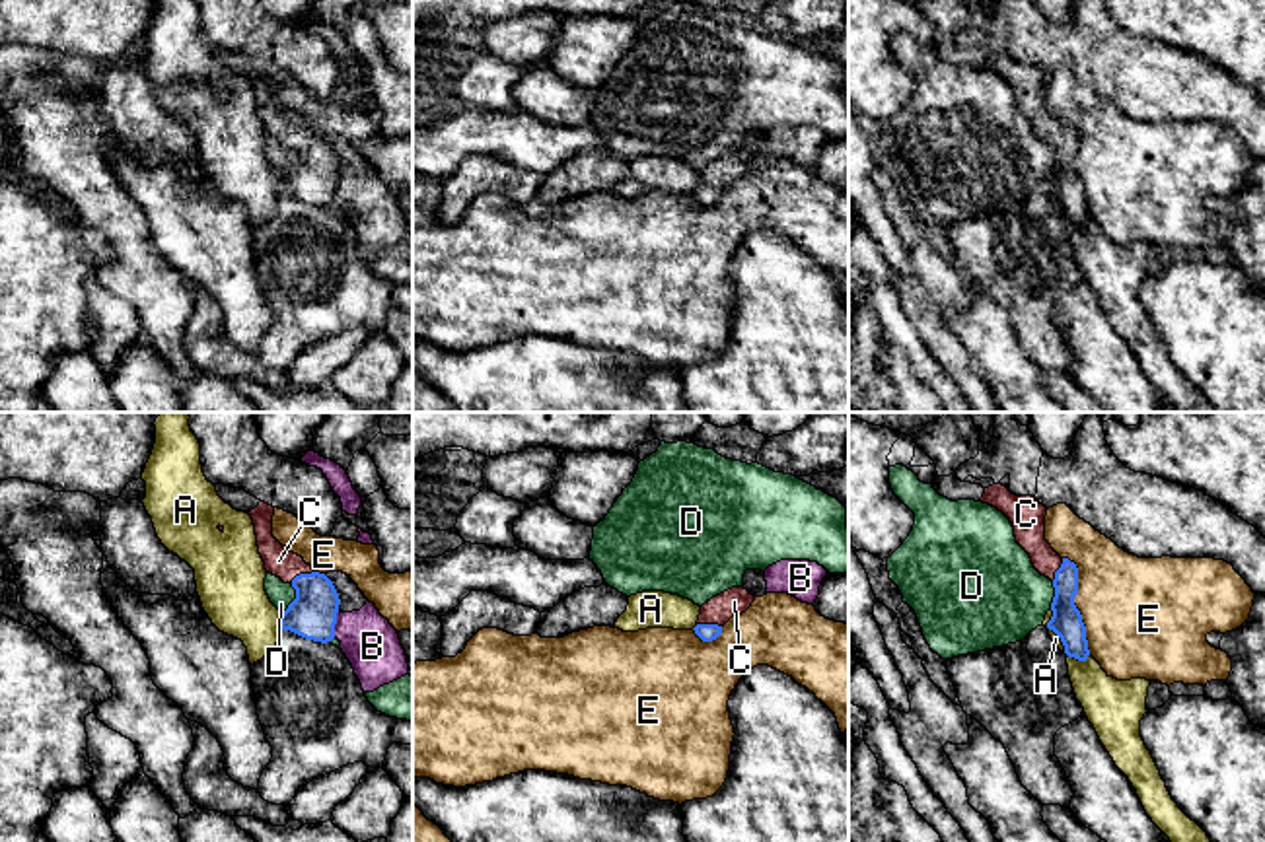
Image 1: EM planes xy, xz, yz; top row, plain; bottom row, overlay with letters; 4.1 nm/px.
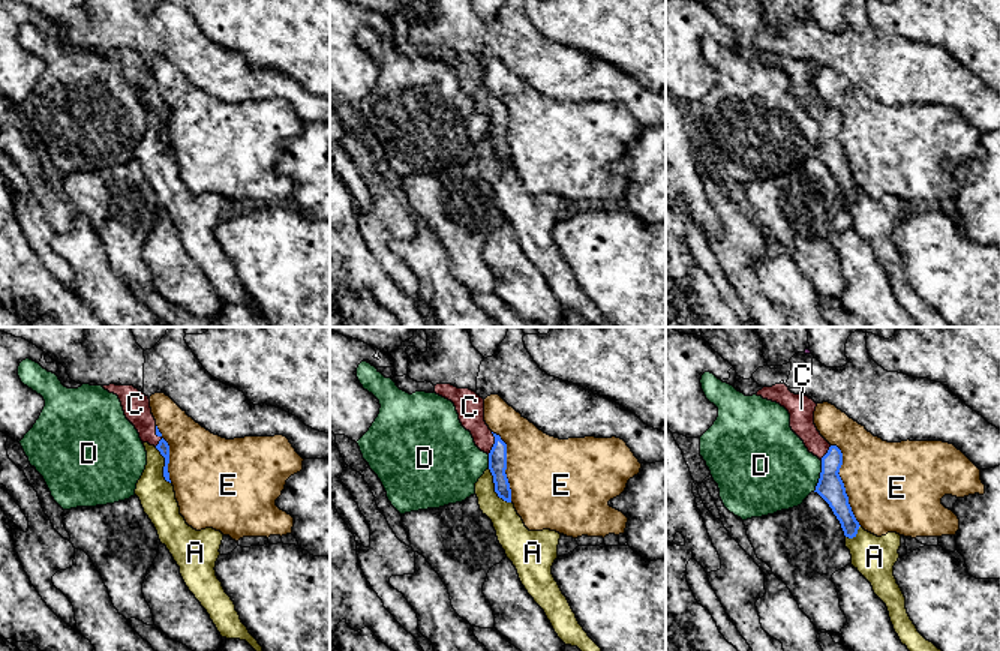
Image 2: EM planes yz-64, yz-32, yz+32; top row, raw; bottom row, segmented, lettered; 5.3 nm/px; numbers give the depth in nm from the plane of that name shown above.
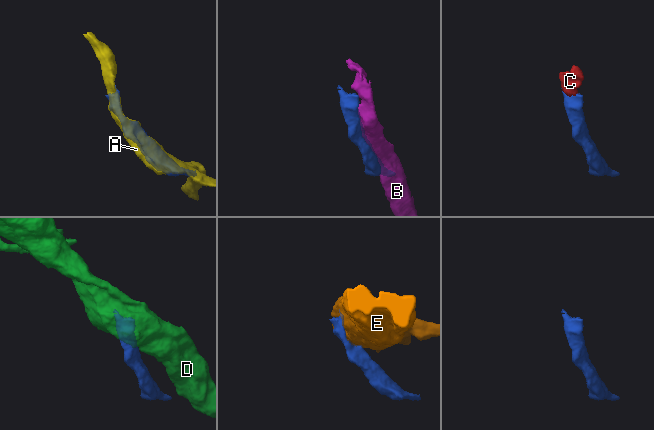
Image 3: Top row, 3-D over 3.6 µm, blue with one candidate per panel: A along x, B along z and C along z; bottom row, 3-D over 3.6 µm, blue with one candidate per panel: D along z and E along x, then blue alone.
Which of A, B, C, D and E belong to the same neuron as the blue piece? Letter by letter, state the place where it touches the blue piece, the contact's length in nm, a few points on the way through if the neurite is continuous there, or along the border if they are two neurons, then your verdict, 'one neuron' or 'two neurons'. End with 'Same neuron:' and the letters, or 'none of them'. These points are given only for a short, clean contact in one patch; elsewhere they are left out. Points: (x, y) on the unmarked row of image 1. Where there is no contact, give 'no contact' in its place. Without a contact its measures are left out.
A: meets blue in yz at (1051, 193); contact 190 nm long; two neurons
B: meets blue in xy at (335, 187); contact 110 nm long; two neurons
C: meets blue in xz at (709, 189); contact 110 nm long; runs through xz (707, 197), (709, 189), (734, 166); one neuron
D: meets blue in xy at (294, 164); contact 140 nm long; border along xy (292, 148), (294, 162), (281, 179); two neurons
E: meets blue in yz at (1073, 168); contact 420 nm long; two neurons
Same neuron: C

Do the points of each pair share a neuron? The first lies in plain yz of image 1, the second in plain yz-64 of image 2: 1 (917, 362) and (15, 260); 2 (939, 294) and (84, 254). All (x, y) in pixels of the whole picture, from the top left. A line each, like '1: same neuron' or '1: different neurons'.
1: same neuron
2: different neurons

